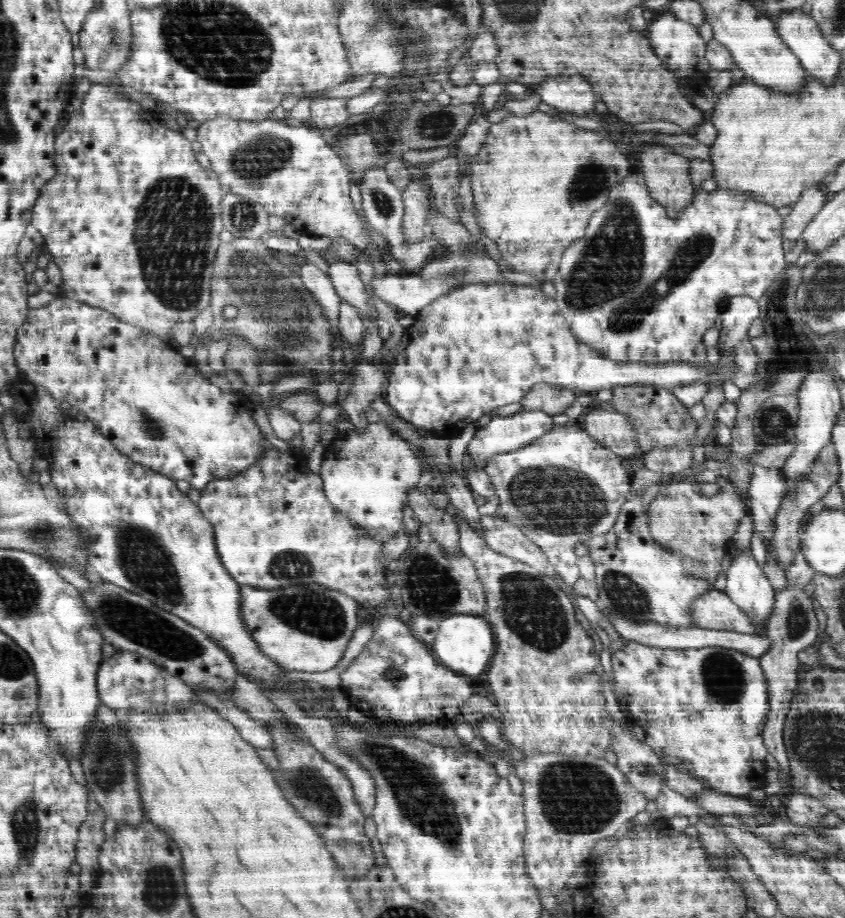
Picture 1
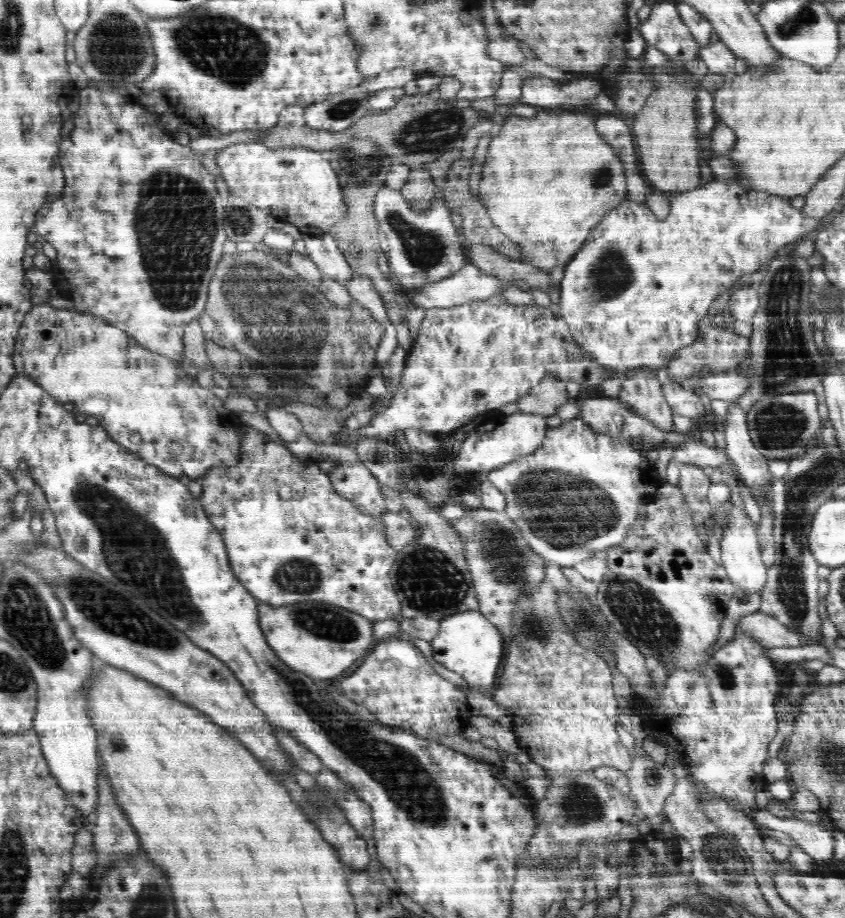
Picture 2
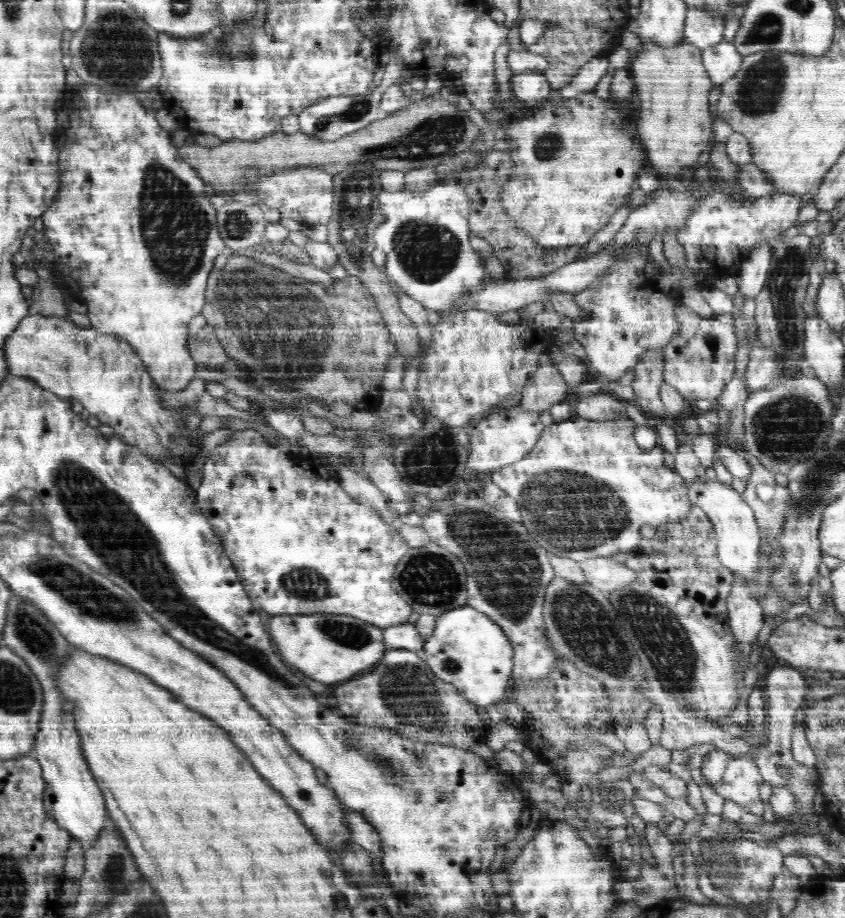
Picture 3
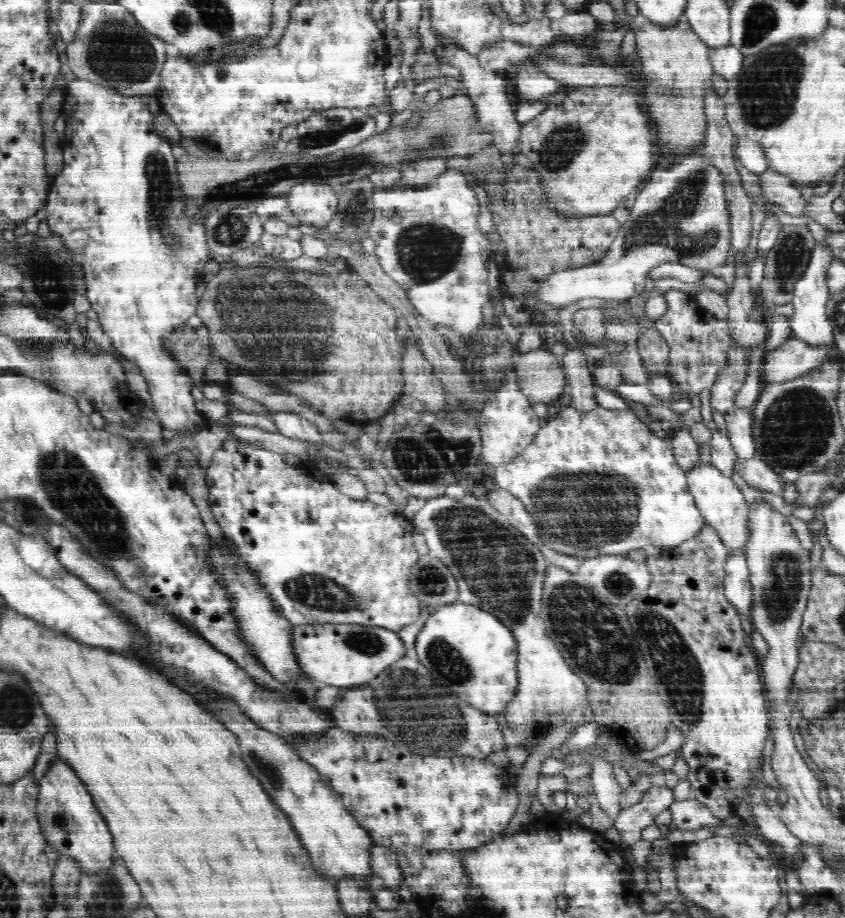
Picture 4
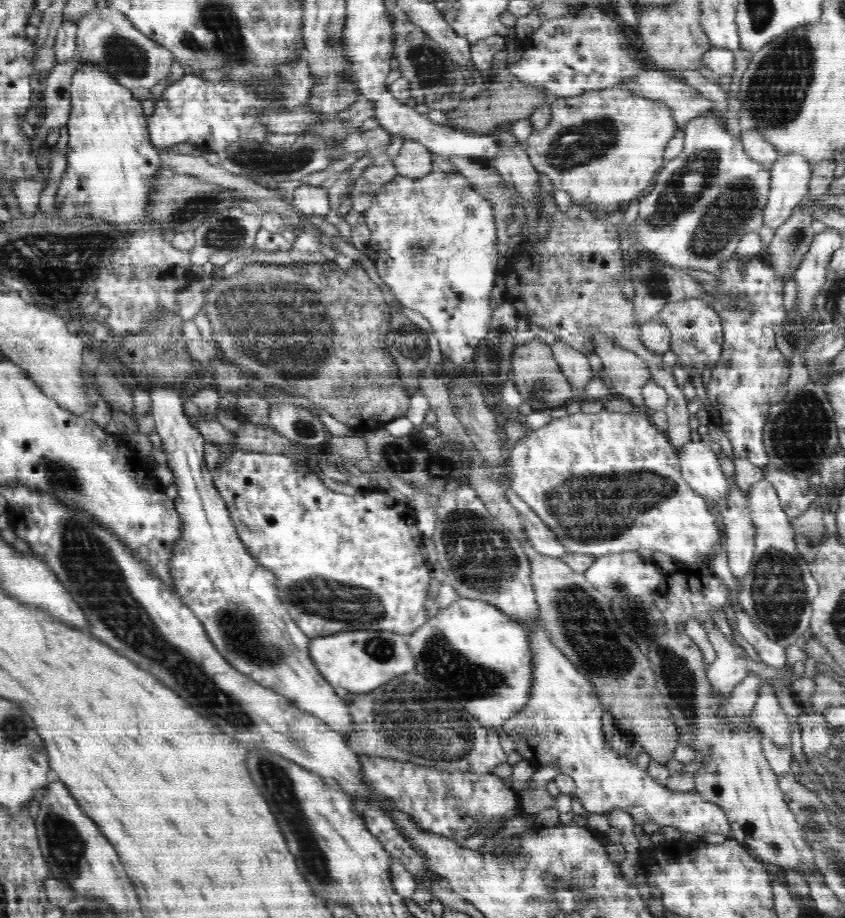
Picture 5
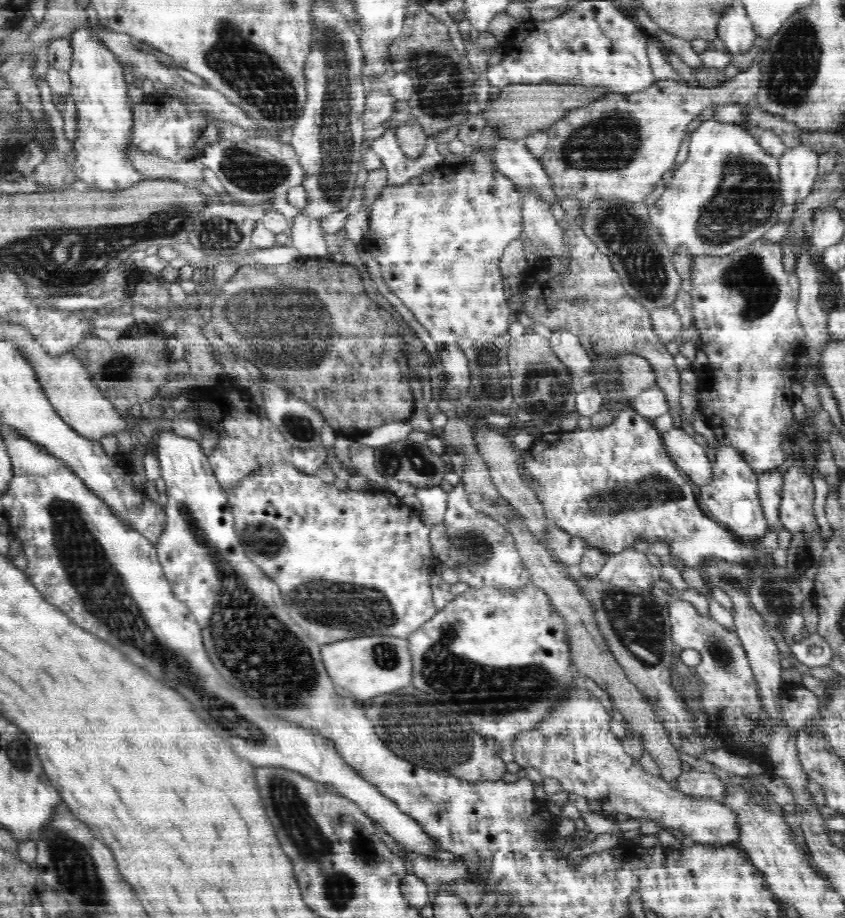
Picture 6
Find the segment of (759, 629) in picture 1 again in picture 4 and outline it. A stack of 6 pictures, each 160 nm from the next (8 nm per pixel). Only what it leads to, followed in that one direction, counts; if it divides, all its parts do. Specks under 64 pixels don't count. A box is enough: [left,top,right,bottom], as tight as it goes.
[686,462,750,555]

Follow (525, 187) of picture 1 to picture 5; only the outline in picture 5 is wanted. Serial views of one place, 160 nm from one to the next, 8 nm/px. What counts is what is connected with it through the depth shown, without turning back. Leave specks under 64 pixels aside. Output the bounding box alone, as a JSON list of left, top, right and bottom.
[524,88,679,212]

